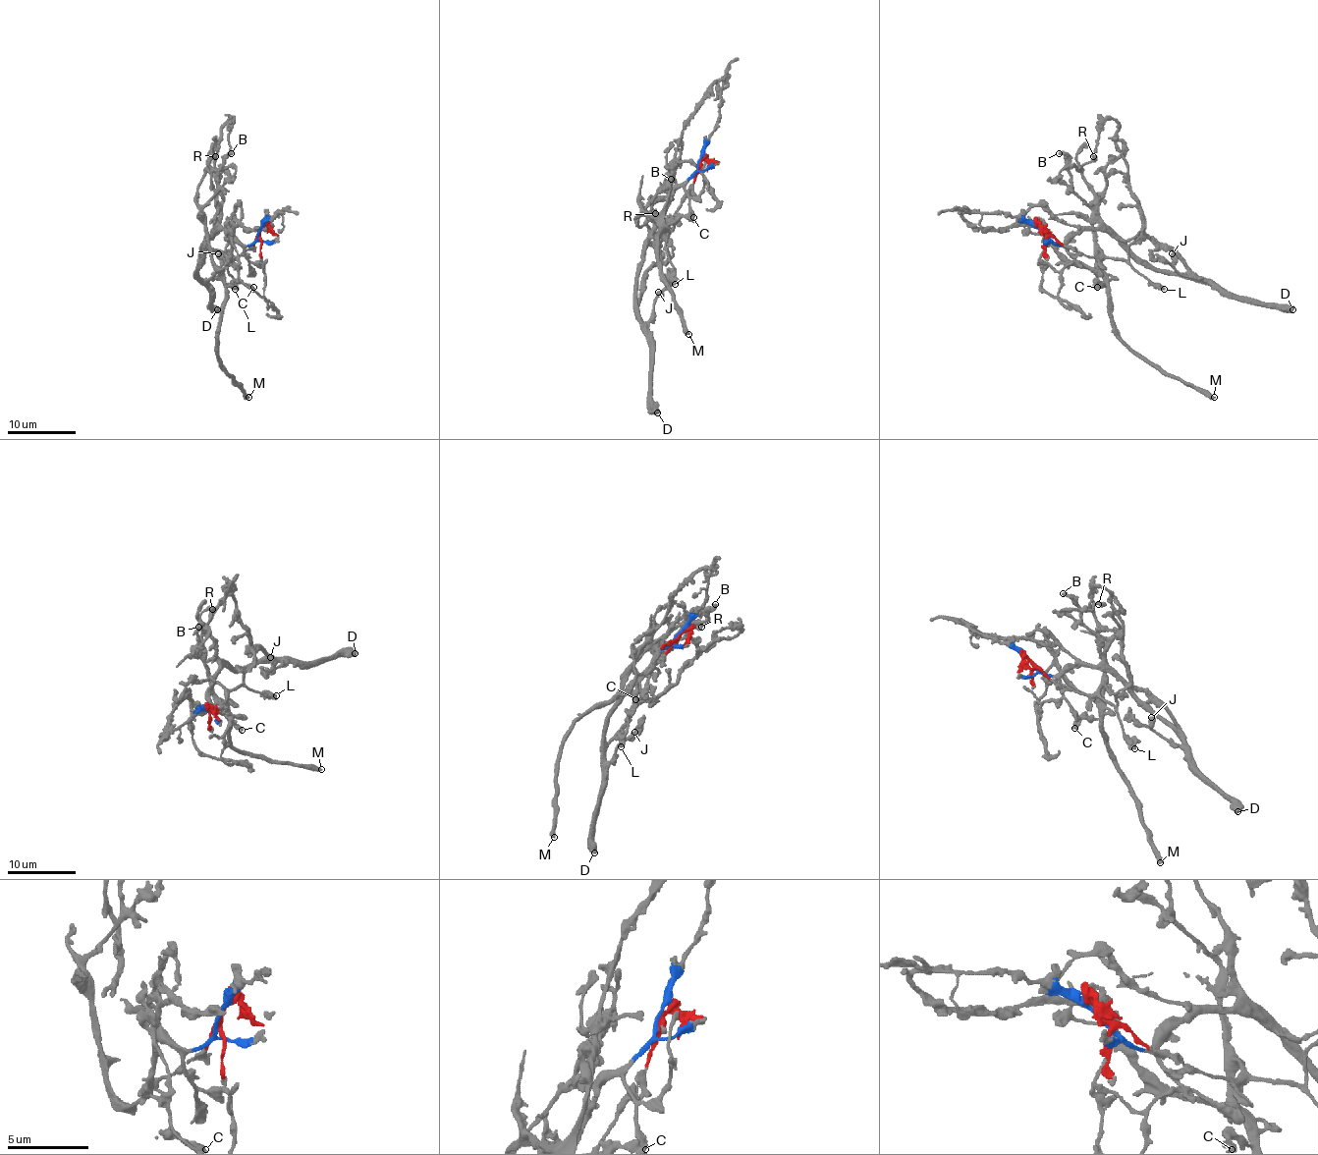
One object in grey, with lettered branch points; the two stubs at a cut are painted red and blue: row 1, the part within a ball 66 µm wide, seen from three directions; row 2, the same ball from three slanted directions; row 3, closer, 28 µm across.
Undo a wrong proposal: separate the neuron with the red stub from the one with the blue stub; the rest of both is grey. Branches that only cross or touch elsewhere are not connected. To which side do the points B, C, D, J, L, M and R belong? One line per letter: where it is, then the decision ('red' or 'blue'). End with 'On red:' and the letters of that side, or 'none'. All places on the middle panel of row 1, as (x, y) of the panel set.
B: (671, 179) | red
C: (693, 217) | red
D: (657, 412) | blue
J: (658, 292) | blue
L: (675, 284) | red
M: (688, 334) | red
R: (655, 213) | blue
On red: B, C, L, M

